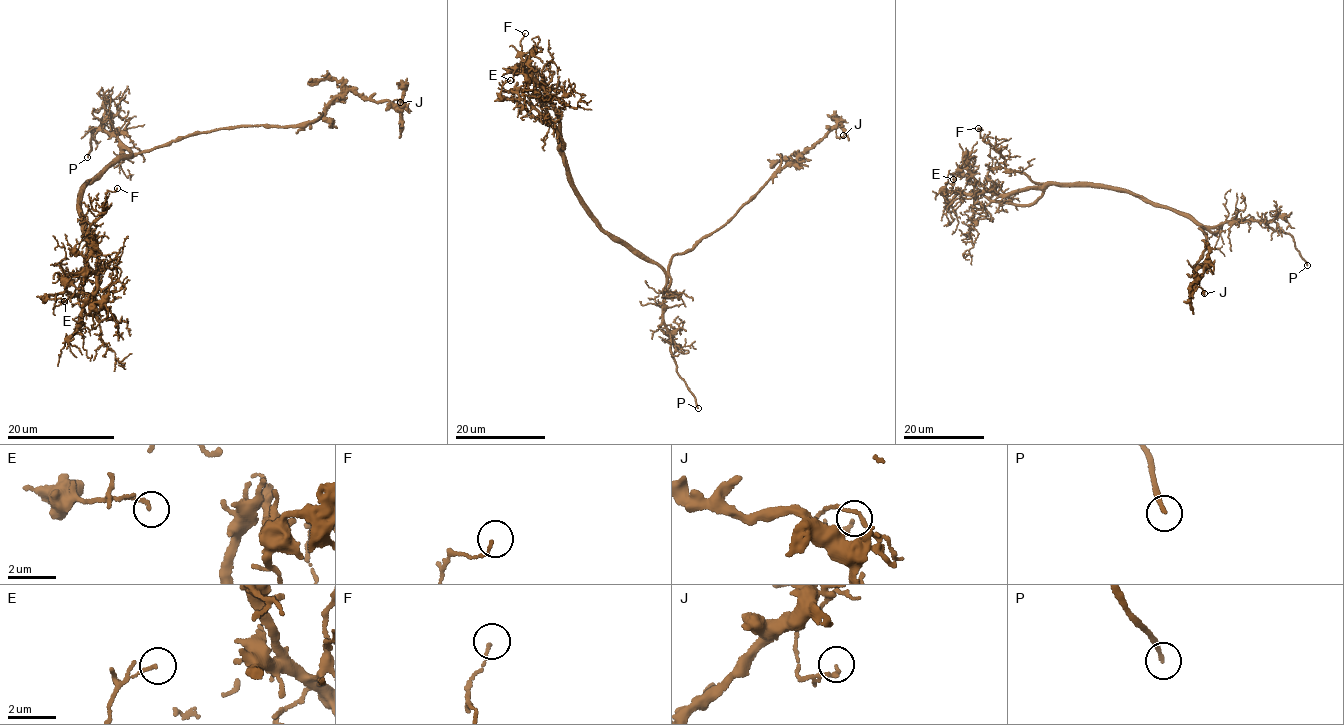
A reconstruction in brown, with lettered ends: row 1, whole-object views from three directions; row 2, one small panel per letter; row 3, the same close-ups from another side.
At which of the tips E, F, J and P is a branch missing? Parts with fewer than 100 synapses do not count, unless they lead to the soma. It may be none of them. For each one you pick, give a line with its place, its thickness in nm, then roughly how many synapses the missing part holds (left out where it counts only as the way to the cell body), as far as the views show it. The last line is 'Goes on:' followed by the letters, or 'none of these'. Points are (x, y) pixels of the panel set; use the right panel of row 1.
P: at (1307, 265); 180 nm thick
Goes on: P

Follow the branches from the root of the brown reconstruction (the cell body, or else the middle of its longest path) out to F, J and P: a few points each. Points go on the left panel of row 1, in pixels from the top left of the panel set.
F: (108, 167), (88, 181), (82, 194), (89, 236), (89, 224), (105, 209), (106, 193), (117, 188)
J: (108, 167), (129, 153), (213, 129), (319, 118), (348, 91), (400, 102)
P: (108, 167), (130, 154), (102, 122), (96, 129), (89, 128), (92, 150), (87, 157)

